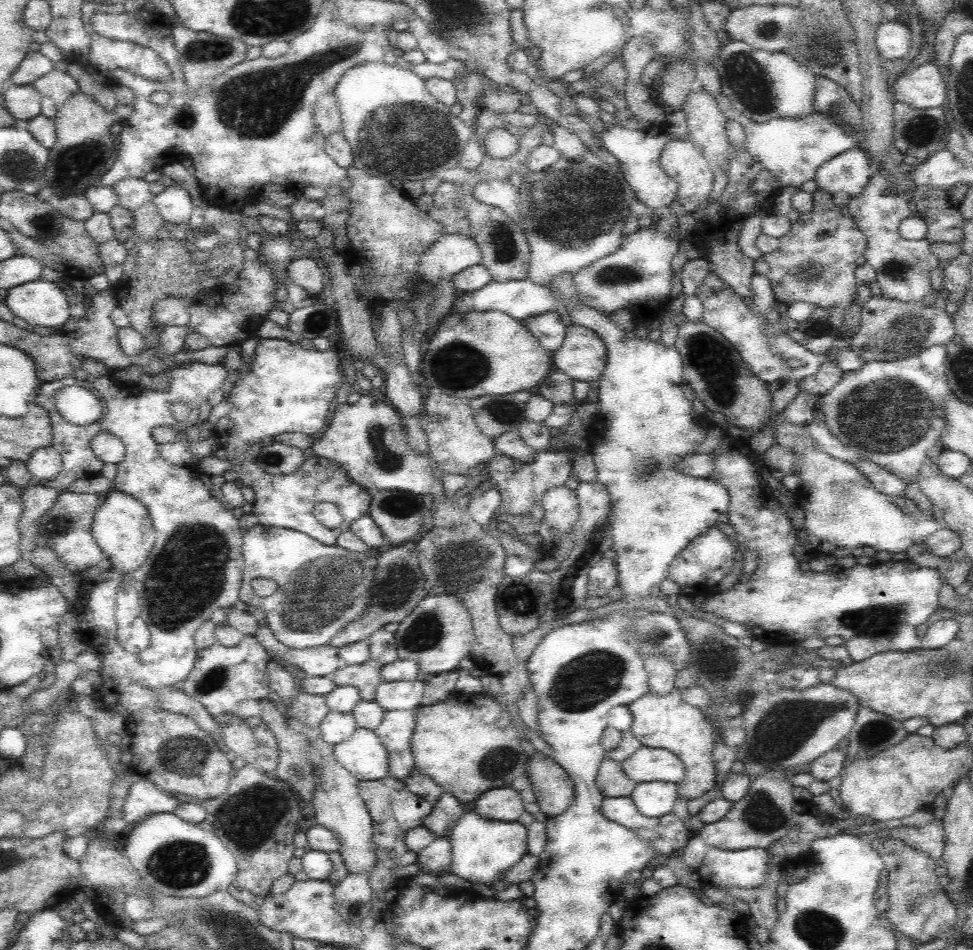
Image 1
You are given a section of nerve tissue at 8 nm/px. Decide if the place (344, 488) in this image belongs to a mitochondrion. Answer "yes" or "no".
no

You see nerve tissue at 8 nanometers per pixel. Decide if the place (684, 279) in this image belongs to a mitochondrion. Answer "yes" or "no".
no

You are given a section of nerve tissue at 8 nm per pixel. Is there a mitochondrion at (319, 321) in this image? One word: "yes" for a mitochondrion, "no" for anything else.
yes

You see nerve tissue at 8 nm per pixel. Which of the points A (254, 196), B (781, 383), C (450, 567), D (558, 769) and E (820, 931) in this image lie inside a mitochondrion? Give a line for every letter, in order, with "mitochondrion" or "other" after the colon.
A: other
B: other
C: mitochondrion
D: other
E: mitochondrion

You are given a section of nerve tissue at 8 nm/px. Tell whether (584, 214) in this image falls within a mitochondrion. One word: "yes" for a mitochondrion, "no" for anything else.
yes

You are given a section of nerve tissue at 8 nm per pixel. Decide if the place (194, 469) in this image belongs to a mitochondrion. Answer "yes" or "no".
no

